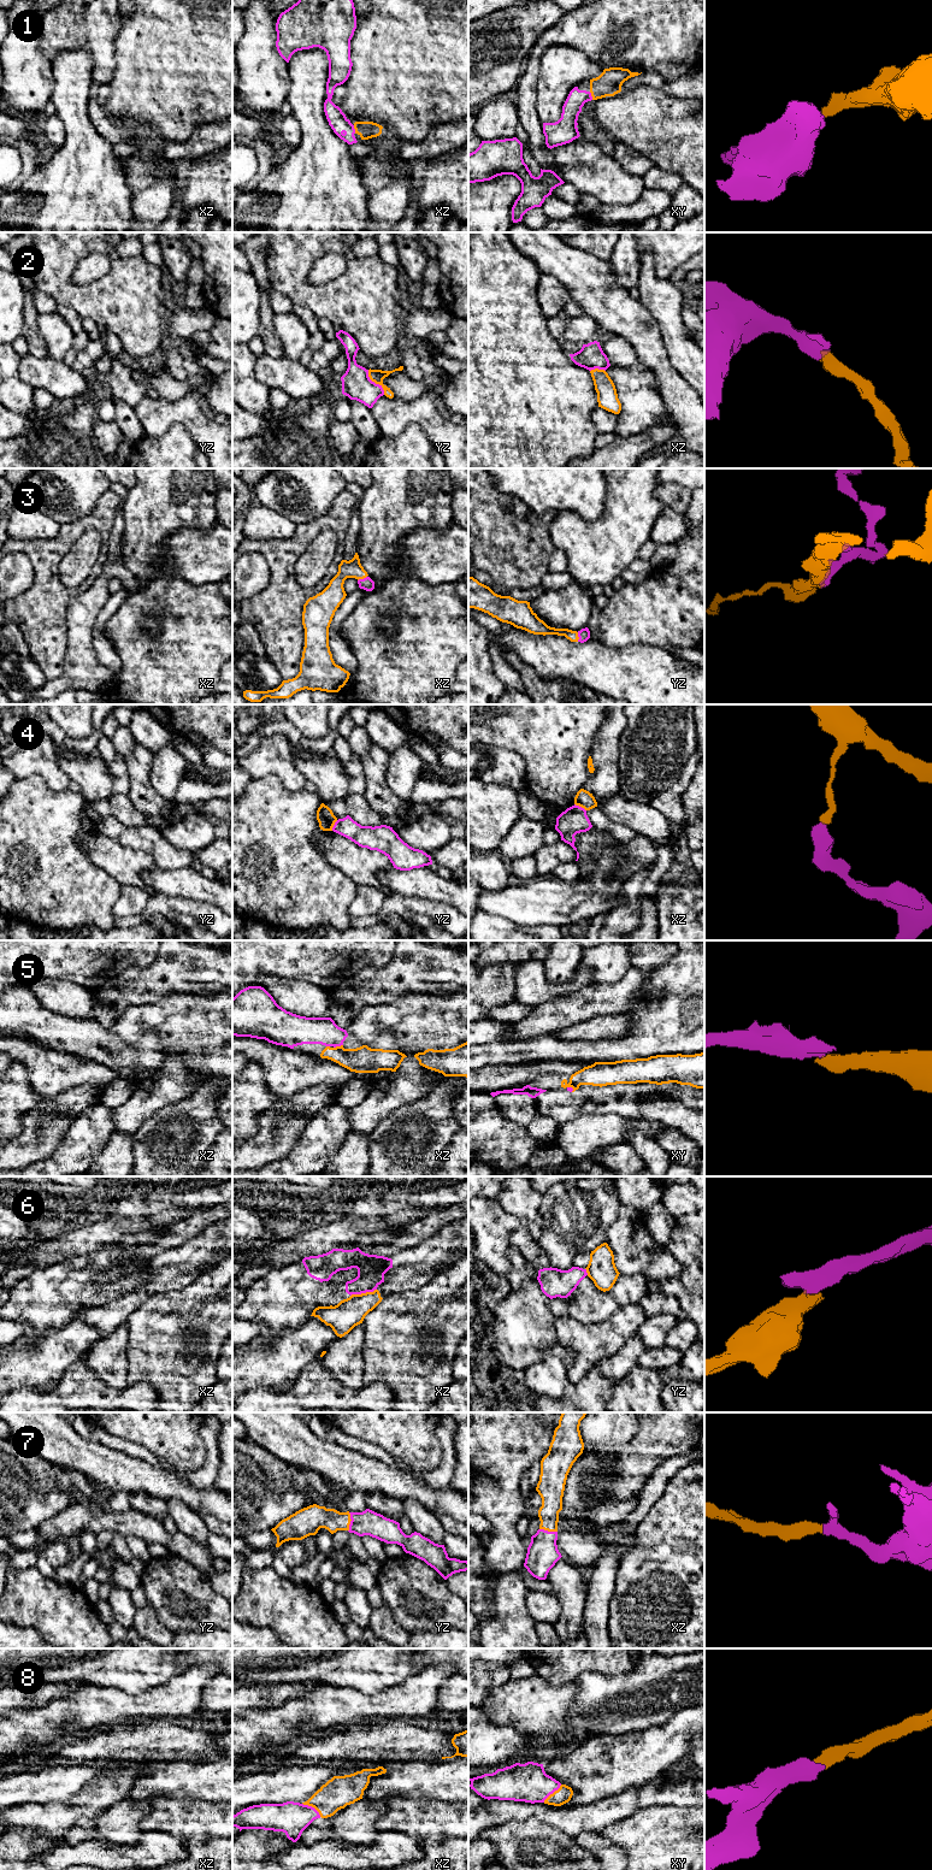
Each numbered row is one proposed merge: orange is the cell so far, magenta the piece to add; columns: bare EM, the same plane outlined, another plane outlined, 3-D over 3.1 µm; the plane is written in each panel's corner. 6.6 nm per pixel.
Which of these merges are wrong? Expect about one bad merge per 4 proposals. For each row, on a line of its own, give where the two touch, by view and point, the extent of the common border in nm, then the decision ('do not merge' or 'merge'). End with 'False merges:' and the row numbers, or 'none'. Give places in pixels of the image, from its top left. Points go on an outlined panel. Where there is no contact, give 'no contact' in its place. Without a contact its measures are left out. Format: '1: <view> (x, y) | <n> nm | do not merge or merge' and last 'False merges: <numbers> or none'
1: xz (354, 128) | 60 nm | merge
2: yz (375, 382) | 200 nm | merge
3: xz (361, 578) | 70 nm | merge
4: xz (580, 806) | 90 nm | do not merge
5: xz (337, 1046) | 70 nm | merge
6: xz (363, 1293) | 180 nm | do not merge
7: yz (349, 1522) | 130 nm | merge
8: xz (312, 1806) | 160 nm | merge
False merges: 4, 6

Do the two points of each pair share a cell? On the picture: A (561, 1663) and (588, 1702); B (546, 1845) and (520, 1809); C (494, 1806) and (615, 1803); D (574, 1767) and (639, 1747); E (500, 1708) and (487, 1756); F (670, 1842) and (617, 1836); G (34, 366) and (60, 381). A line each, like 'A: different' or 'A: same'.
A: different
B: different
C: same
D: same
E: different
F: same
G: same

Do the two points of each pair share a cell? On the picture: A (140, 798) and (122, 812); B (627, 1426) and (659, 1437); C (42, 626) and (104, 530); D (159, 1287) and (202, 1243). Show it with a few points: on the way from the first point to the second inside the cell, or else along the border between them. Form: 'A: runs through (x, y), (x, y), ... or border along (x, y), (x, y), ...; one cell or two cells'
A: border along (127, 795), (146, 815), (159, 814); two cells
B: border along (639, 1425), (636, 1433), (619, 1450); two cells
C: runs through (46, 595), (46, 559), (72, 532); one cell
D: runs through (169, 1276), (192, 1254); one cell

